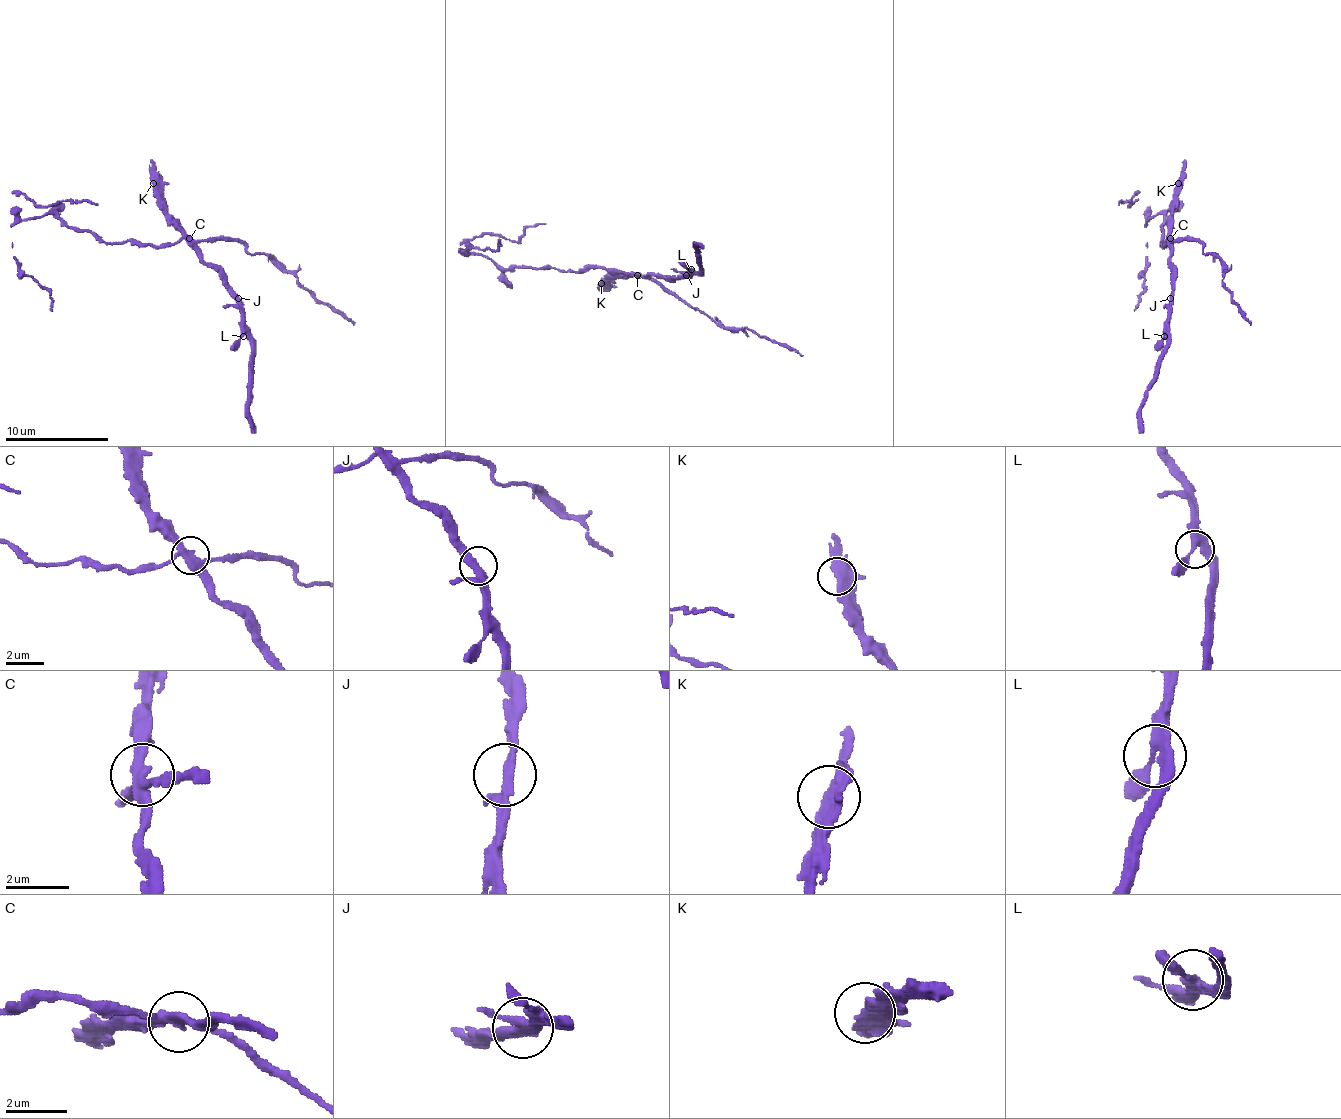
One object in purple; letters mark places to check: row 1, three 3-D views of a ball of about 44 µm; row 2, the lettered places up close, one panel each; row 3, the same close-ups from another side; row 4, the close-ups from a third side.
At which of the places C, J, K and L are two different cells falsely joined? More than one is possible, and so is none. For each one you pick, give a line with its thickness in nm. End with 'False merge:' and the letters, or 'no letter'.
C: calibre 320 nm
False merge: C

